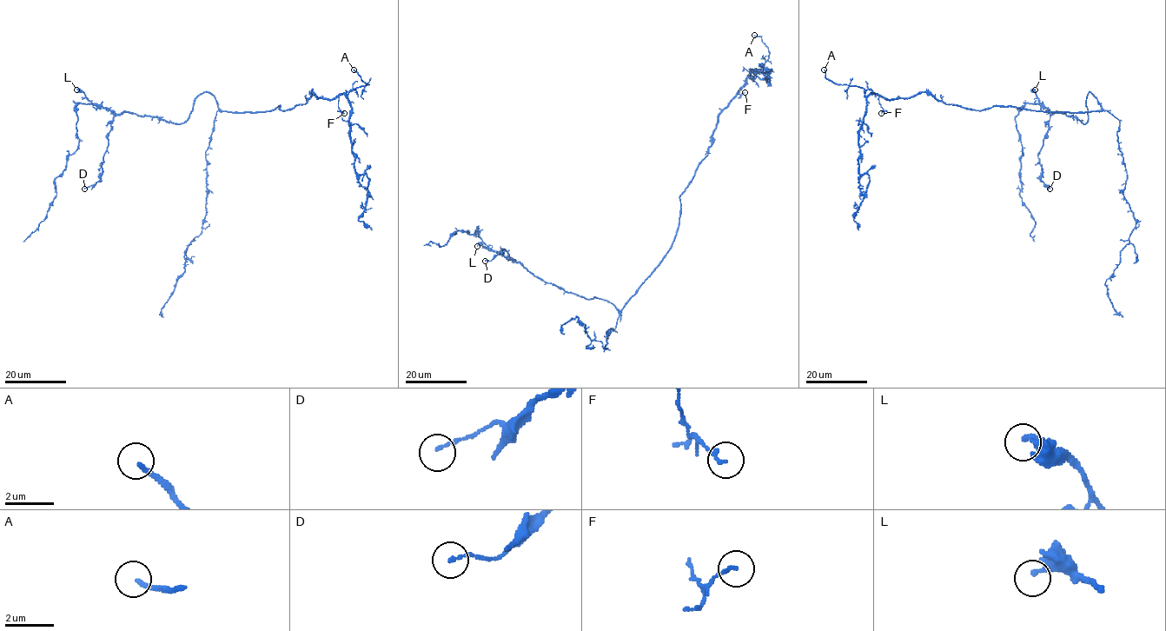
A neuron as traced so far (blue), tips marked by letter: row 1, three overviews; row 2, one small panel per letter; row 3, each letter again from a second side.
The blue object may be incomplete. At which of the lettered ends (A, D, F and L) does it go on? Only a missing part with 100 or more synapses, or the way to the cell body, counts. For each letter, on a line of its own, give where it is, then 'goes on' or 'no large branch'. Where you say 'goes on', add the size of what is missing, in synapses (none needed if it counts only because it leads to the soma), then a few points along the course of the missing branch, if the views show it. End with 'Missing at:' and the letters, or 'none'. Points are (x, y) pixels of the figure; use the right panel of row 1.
A: (824, 69) | goes on
D: (1050, 189) | no large branch
F: (881, 113) | no large branch
L: (1035, 89) | no large branch
Missing at: A

